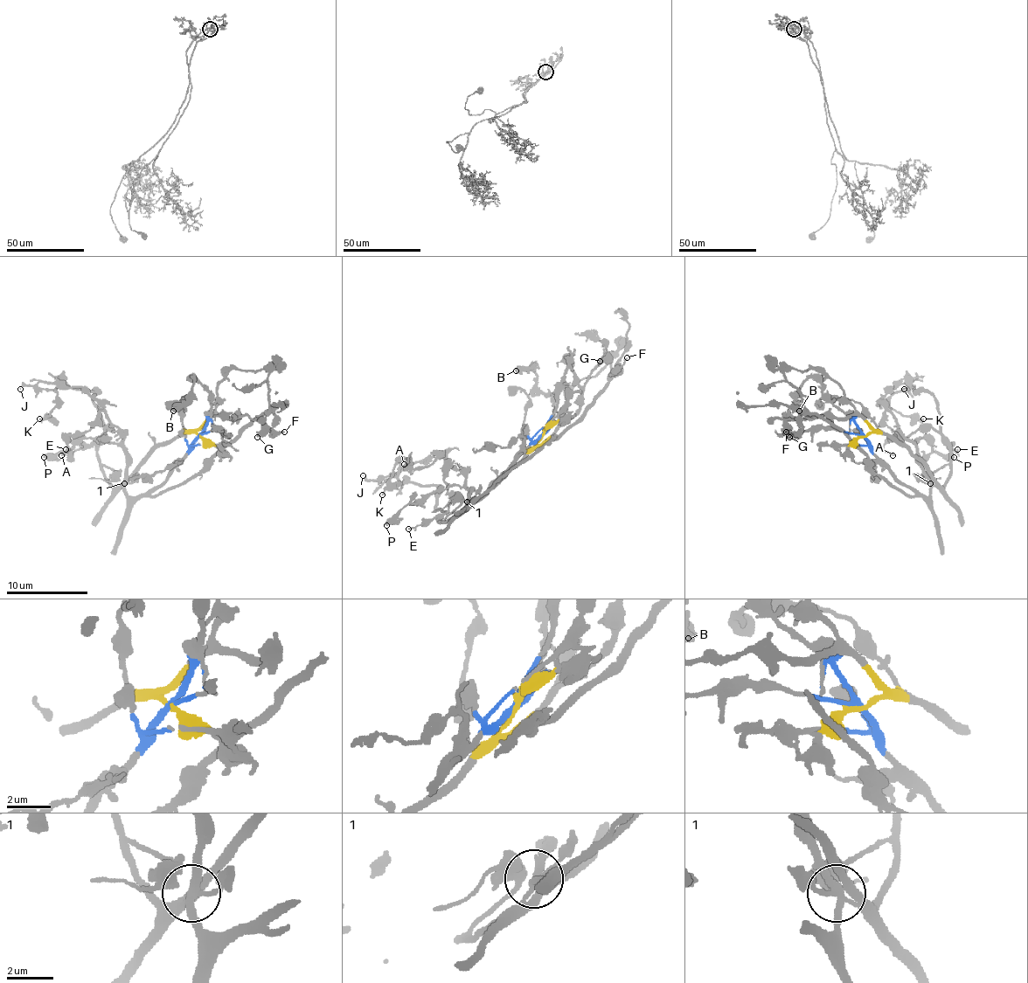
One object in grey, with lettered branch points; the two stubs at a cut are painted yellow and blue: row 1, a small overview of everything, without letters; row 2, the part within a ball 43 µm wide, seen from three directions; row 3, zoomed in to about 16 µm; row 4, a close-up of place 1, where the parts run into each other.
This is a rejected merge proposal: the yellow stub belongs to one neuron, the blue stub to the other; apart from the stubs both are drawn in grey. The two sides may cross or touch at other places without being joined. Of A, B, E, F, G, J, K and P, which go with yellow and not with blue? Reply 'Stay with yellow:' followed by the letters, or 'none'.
Stay with yellow: E, G, J, K

